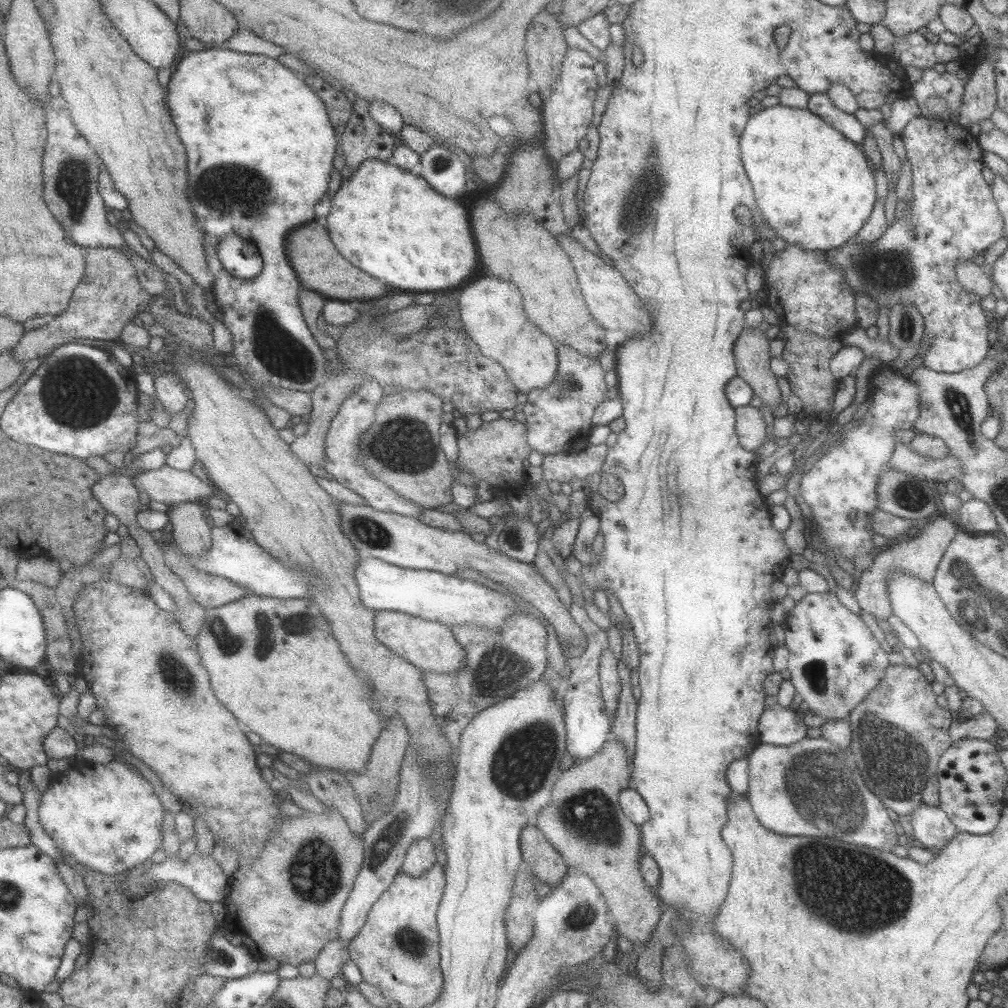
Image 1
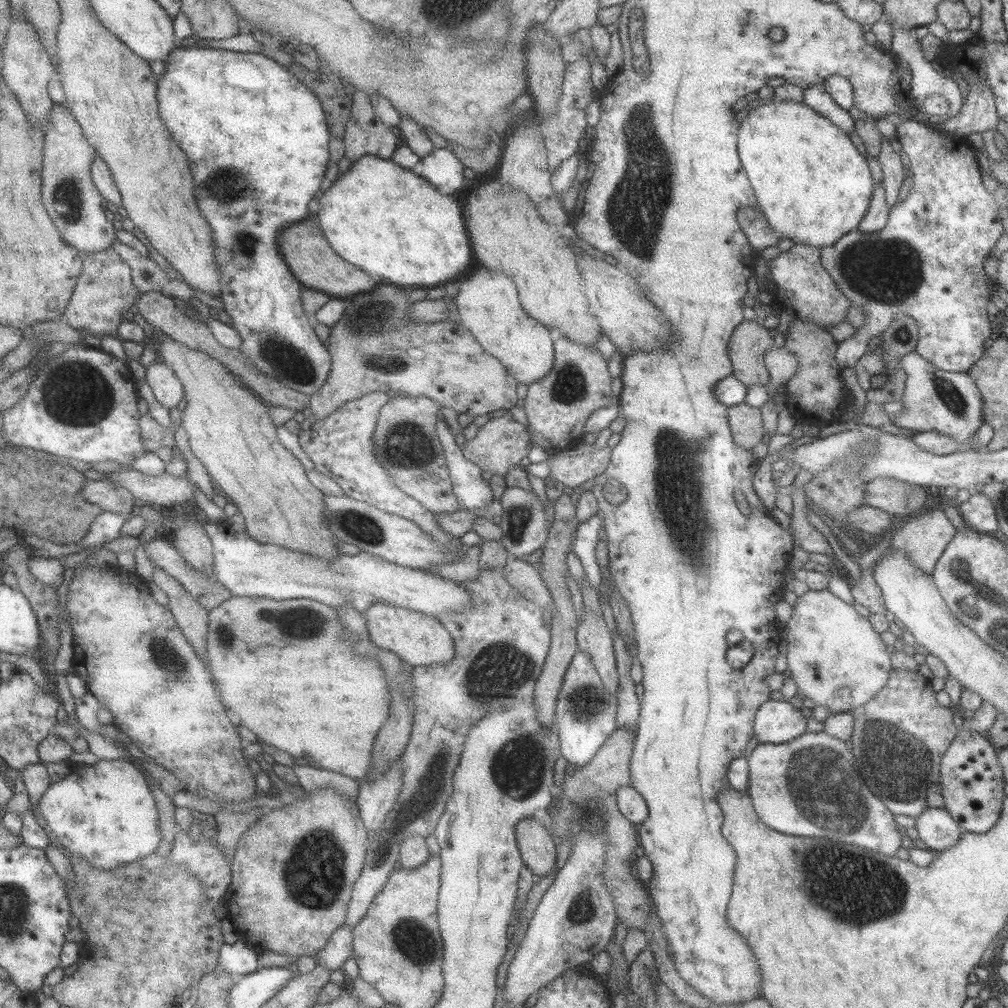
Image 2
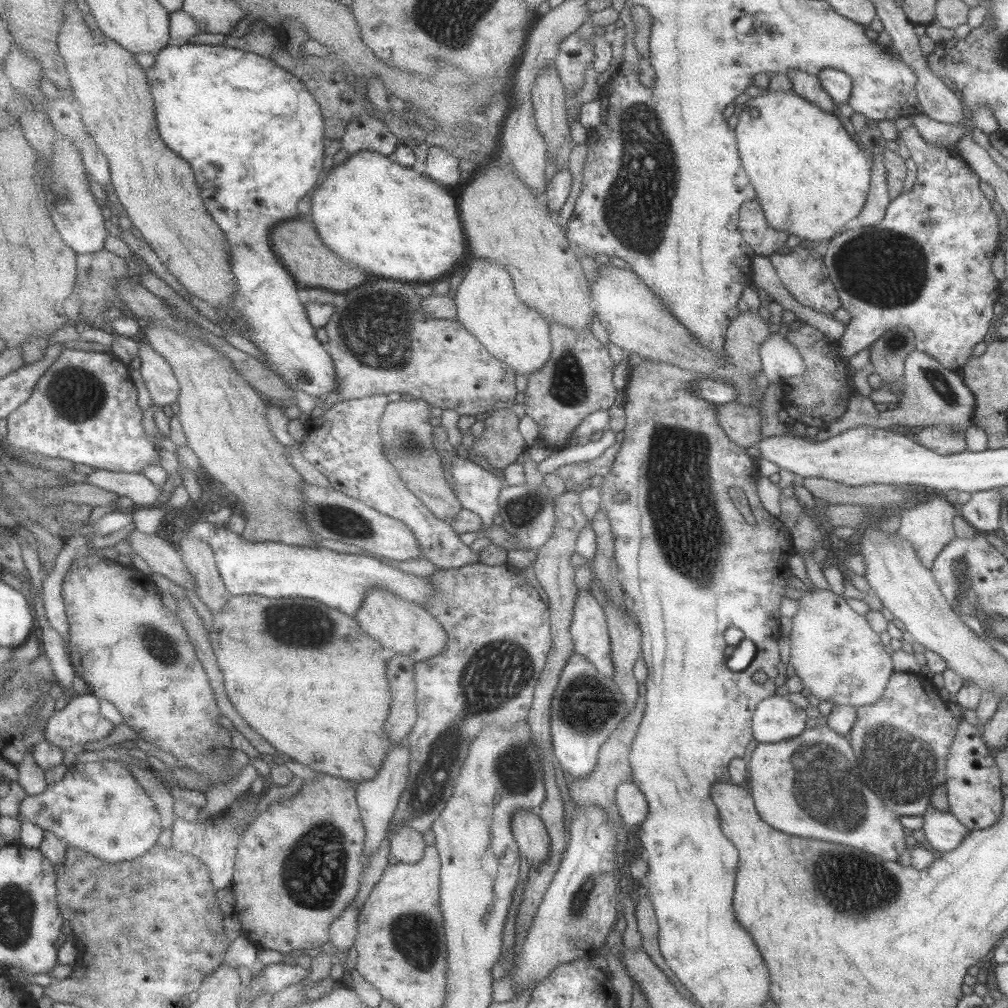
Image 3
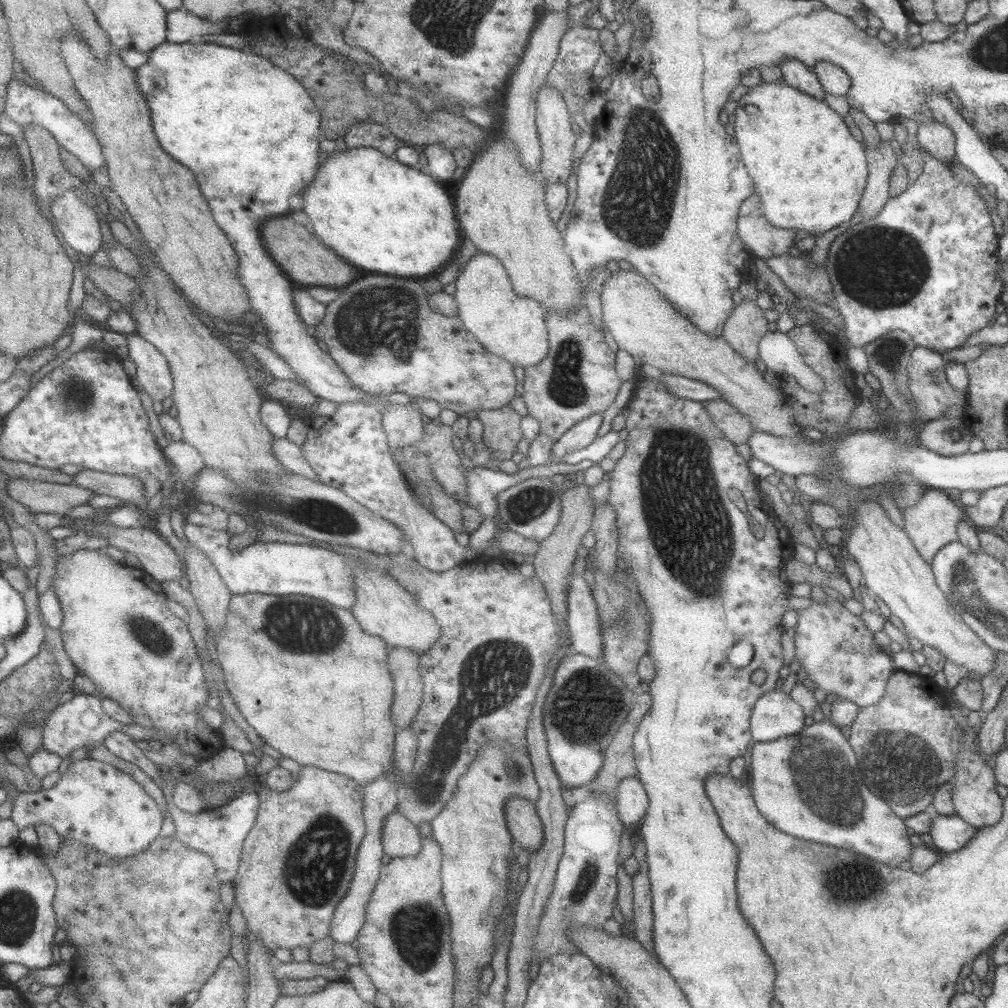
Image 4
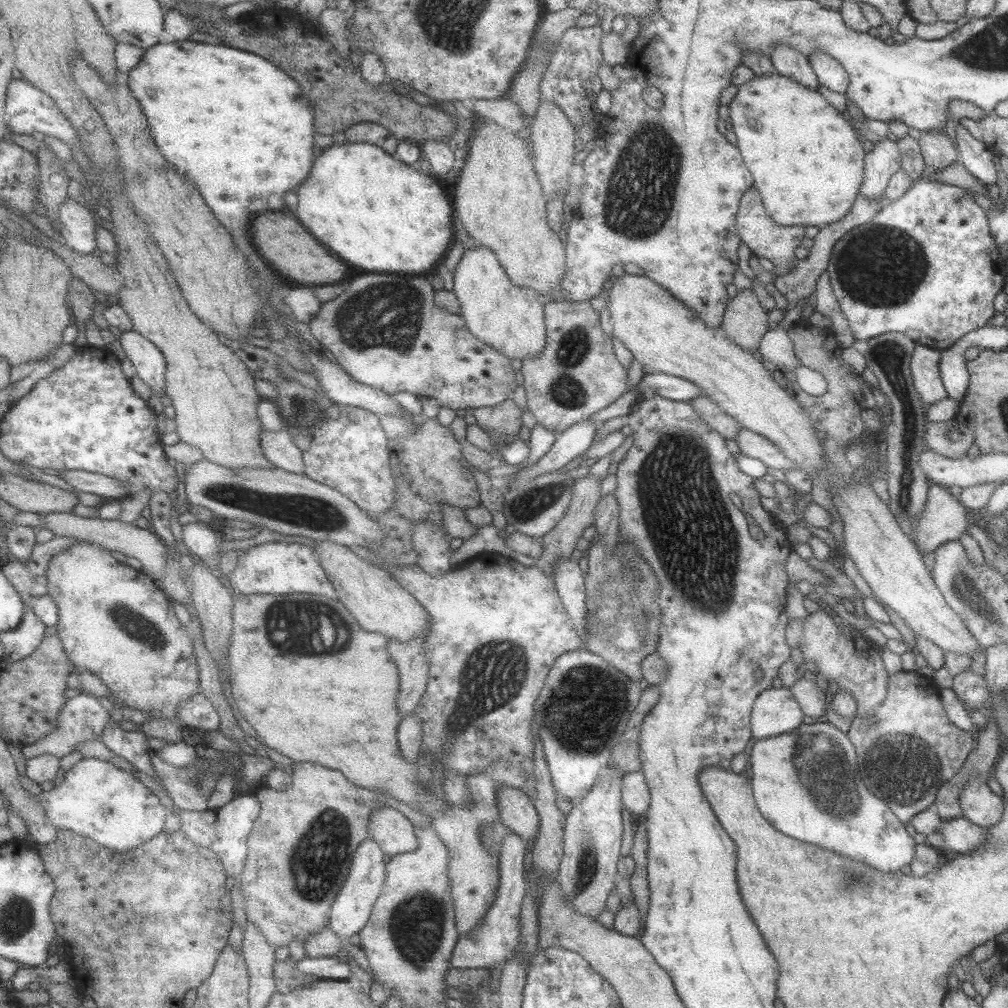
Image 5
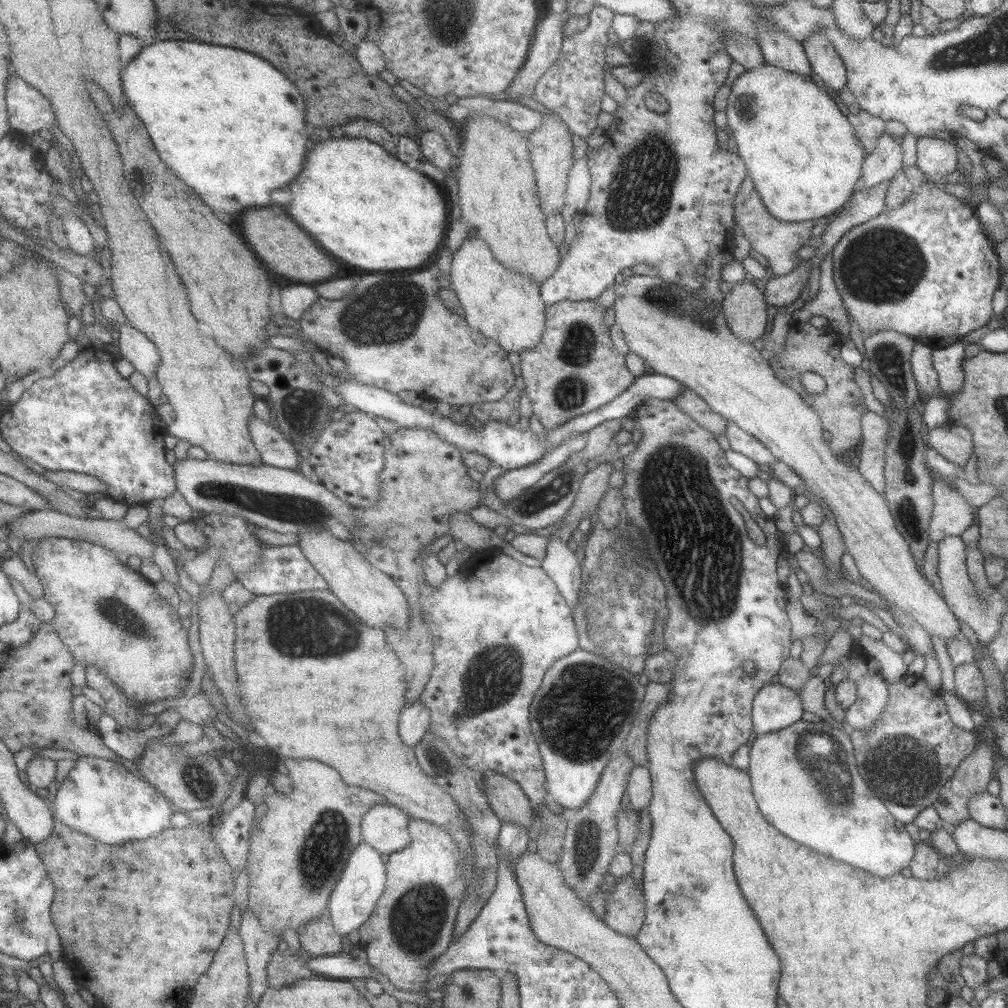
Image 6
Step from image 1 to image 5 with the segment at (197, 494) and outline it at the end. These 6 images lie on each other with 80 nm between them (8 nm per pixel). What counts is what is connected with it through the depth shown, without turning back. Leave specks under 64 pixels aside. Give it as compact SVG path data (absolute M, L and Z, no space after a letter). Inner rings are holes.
M67 470L61 471L60 478L76 490L98 495L104 500L117 498L124 502L129 497L126 486L122 482L106 475L85 470Z

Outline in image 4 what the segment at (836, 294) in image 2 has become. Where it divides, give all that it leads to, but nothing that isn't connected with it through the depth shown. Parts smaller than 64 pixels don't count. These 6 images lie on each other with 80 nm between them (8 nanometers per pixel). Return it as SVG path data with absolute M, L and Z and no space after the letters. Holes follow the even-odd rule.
M808 252L797 257L784 254L764 259L764 263L784 282L798 298L811 298L824 305L833 306L832 286L823 264L812 266Z

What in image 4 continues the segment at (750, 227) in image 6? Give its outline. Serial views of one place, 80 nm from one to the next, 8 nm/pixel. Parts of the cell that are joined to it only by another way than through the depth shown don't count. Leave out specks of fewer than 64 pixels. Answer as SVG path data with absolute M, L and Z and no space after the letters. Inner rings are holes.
M753 192L741 201L736 220L737 237L747 246L754 258L773 258L787 254L787 249L794 246L796 230L774 227L765 217L759 205L758 194Z

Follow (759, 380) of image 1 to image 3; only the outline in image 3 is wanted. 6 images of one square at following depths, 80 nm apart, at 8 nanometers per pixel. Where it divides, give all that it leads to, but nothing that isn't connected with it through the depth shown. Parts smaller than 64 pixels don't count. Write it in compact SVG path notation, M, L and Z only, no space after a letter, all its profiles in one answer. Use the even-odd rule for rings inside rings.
M757 310L737 313L725 329L723 350L738 373L754 378L762 370L758 348L770 334Z

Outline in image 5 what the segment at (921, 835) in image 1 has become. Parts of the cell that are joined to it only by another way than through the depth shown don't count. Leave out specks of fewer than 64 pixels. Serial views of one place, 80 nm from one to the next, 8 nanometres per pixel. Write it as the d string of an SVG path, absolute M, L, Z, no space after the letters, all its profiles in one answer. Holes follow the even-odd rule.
M965 817L942 820L938 830L945 844L957 854L970 854L986 842L986 829L974 825Z

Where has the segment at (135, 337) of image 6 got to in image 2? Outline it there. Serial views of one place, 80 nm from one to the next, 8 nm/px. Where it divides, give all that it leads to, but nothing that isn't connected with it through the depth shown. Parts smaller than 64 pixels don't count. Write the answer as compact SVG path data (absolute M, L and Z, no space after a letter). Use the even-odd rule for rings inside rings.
M155 358L152 364L144 368L144 380L150 386L157 402L165 408L174 408L177 402L184 400L183 387L175 373L164 361Z

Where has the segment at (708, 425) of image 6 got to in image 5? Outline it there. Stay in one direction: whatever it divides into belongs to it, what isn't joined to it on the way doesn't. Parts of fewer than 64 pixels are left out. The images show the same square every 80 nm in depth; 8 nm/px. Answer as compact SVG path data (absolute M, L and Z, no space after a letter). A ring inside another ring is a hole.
M701 395L686 402L705 424L724 439L735 440L737 430L742 429L734 418L727 416L709 397Z

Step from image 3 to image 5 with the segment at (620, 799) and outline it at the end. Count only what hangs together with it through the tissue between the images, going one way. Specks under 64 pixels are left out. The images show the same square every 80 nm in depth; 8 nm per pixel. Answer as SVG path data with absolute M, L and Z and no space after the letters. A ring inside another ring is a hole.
M642 770L623 774L620 787L623 806L630 814L643 814L649 806L650 794Z

